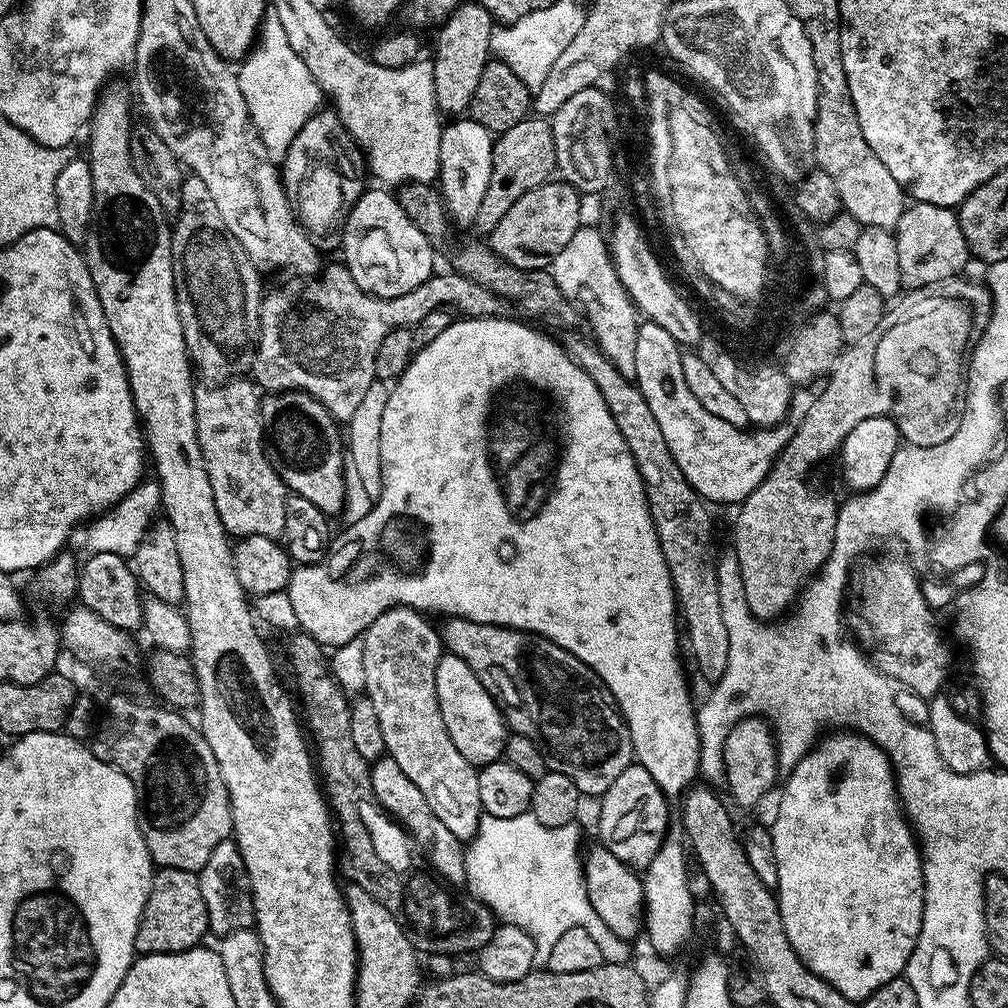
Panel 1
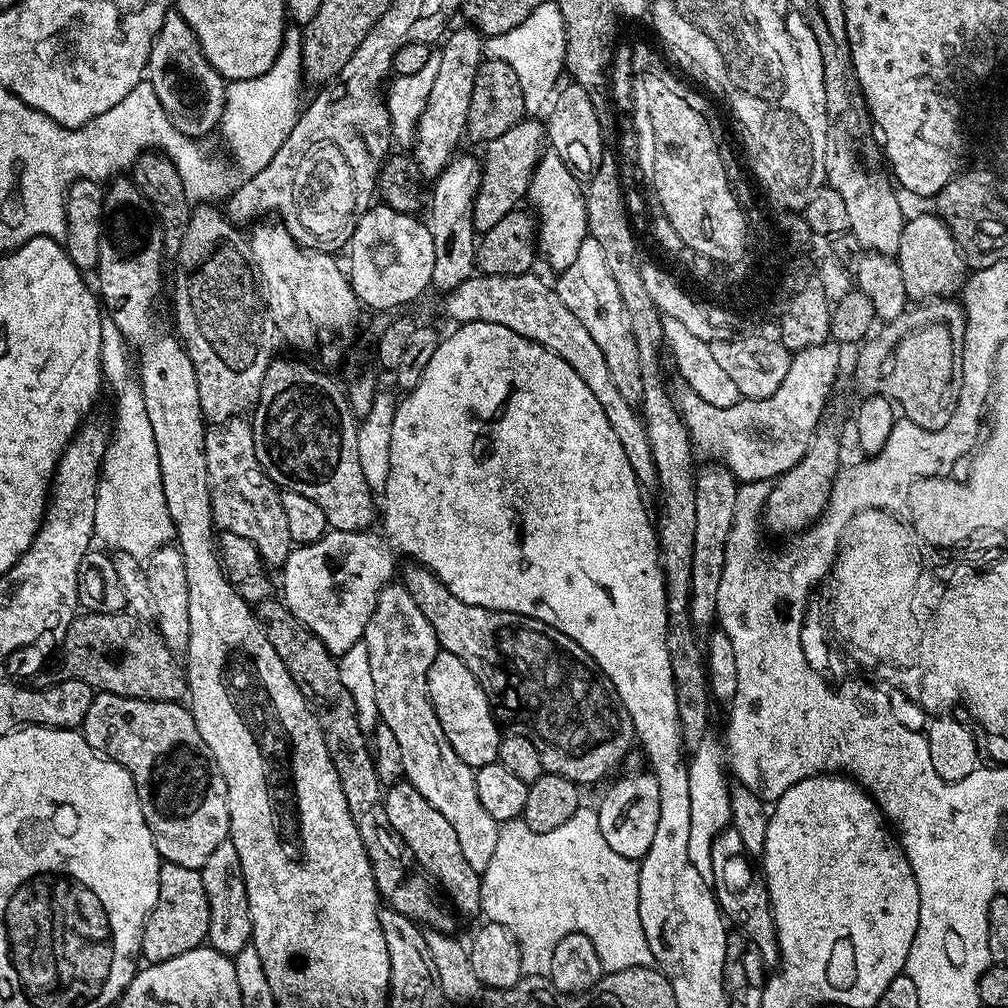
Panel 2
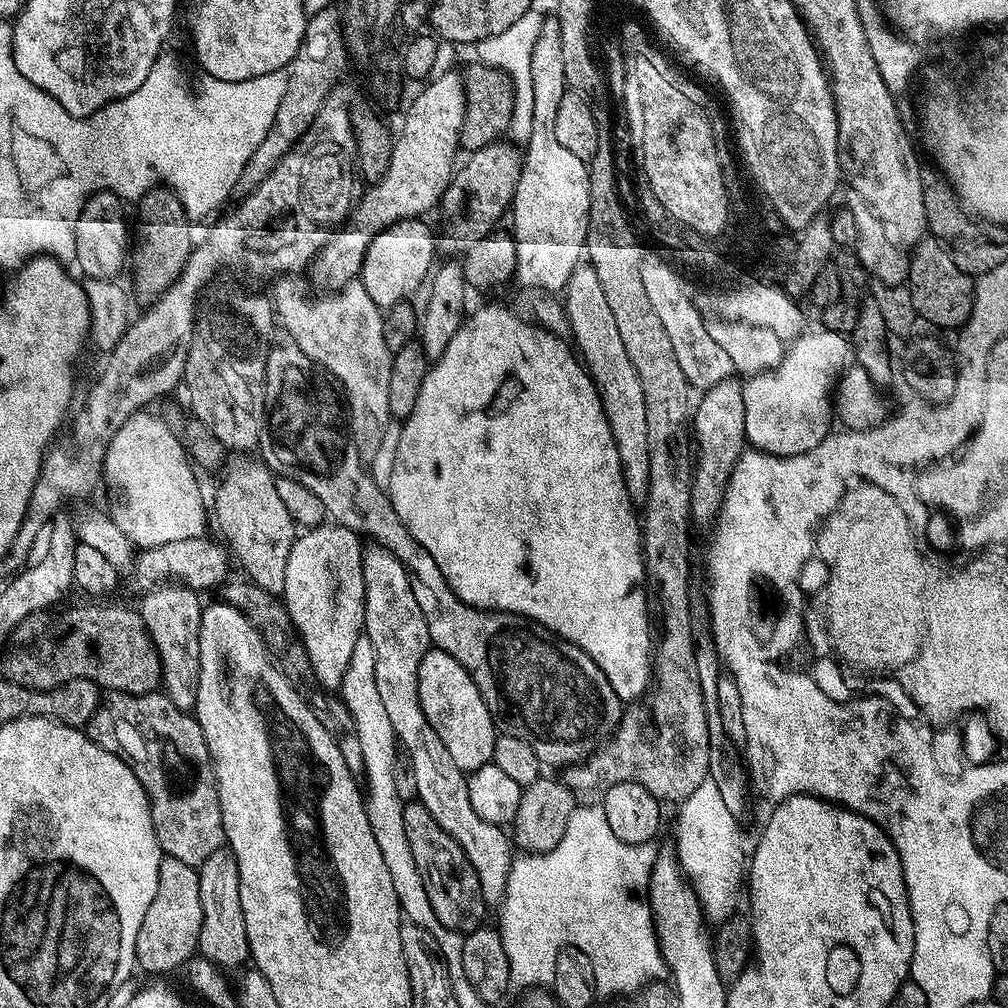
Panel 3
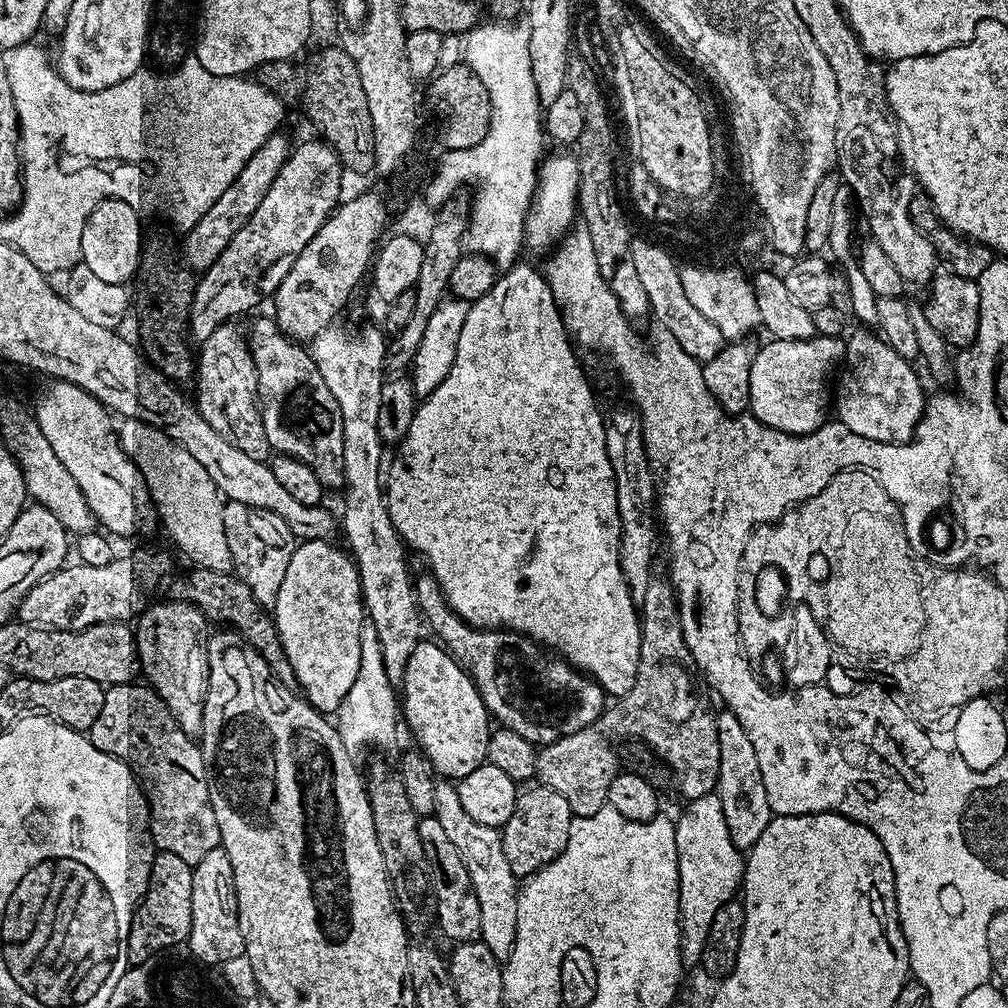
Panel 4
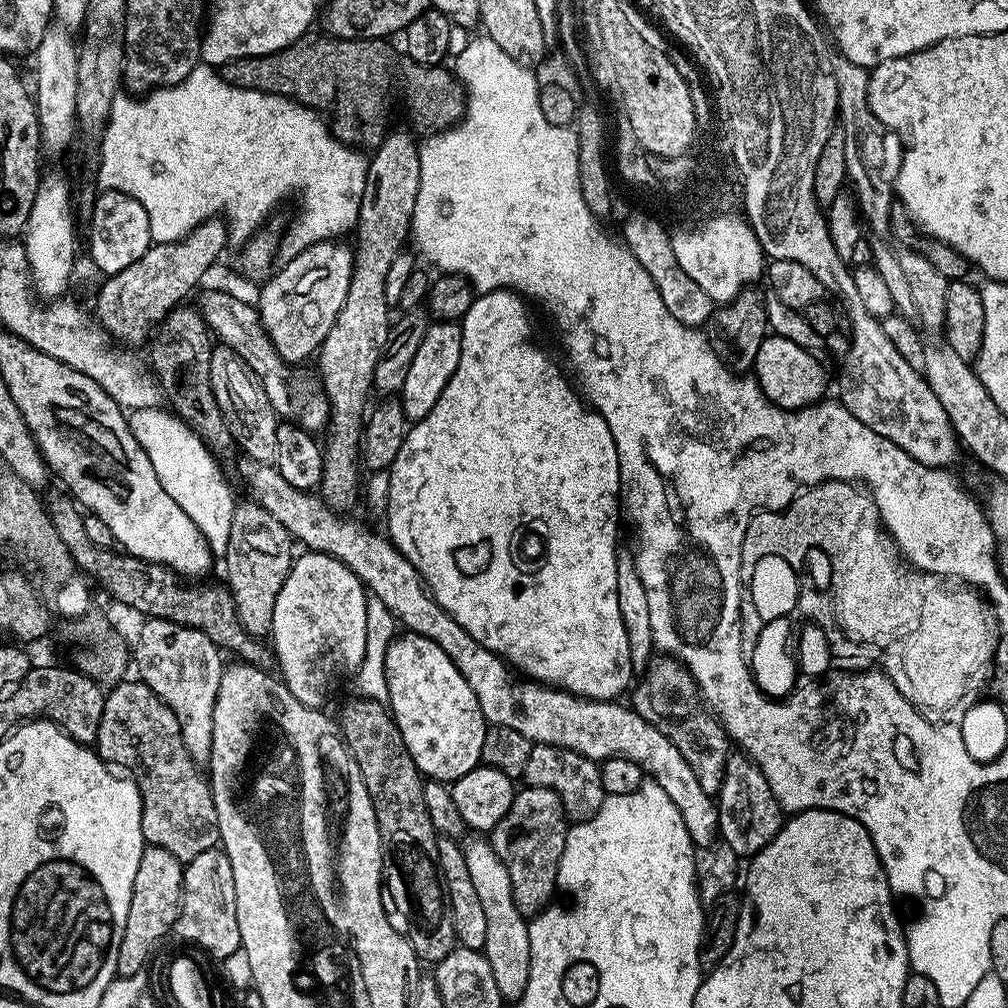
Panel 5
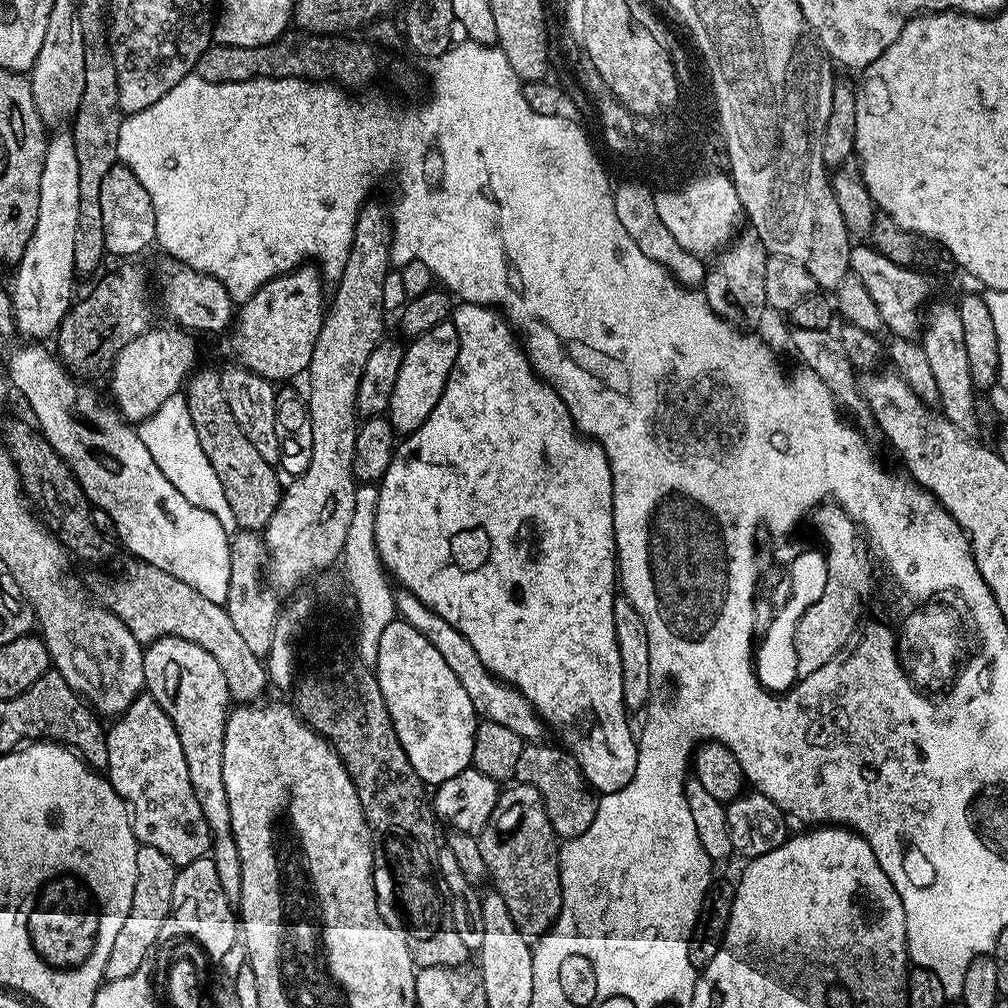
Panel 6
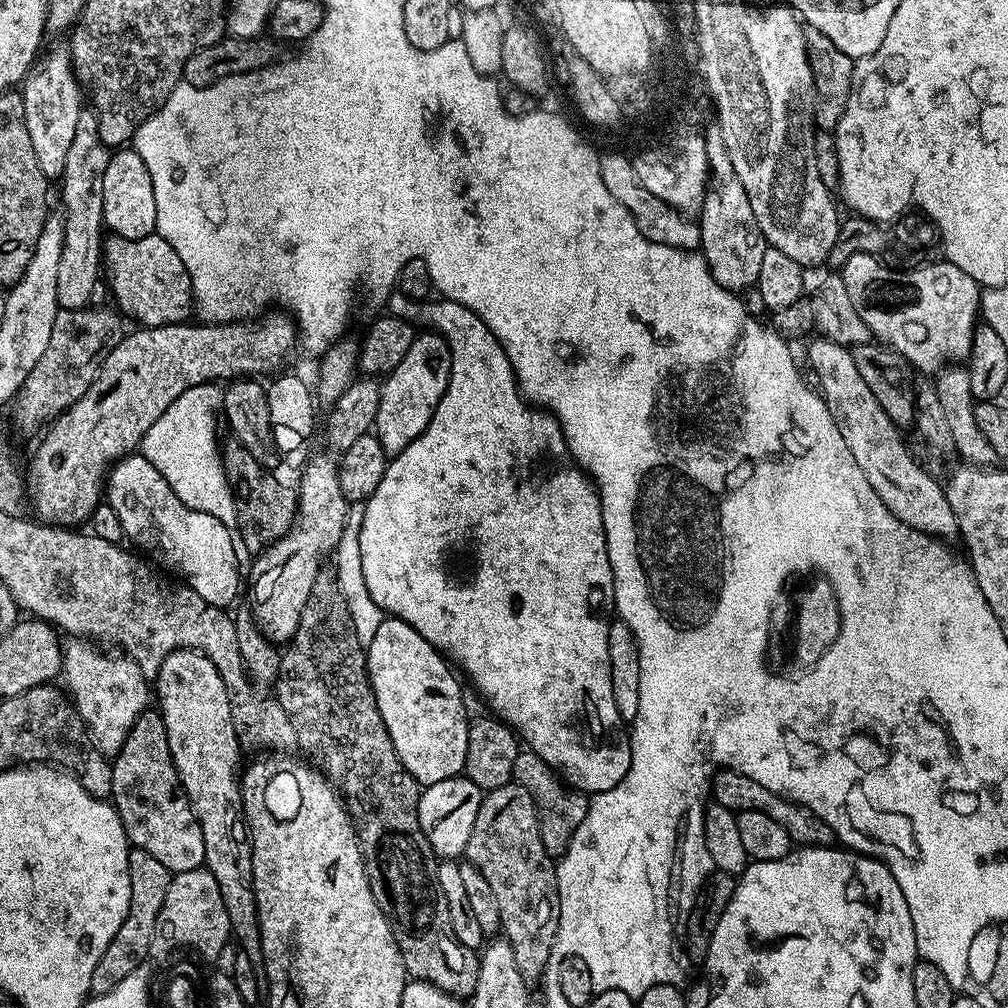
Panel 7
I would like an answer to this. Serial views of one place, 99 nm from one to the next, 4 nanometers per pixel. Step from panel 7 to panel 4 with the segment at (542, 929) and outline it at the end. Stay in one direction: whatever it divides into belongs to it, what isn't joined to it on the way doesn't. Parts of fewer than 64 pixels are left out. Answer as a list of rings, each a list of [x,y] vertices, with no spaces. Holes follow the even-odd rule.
[[[535,787],[529,792],[521,791],[517,795],[514,814],[510,814],[500,832],[502,850],[506,850],[506,862],[510,862],[510,870],[518,878],[532,876],[560,857],[562,850],[566,850],[574,819],[570,802],[566,802],[566,798],[558,794],[558,790]]]

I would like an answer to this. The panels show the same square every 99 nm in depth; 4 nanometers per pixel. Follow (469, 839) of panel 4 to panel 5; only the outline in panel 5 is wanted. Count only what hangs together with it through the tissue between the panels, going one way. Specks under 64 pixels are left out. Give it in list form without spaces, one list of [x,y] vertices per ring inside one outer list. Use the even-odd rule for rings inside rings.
[[[476,838],[463,845],[466,858],[466,870],[470,870],[470,882],[474,882],[474,891],[482,901],[482,910],[486,910],[486,942],[482,949],[484,956],[490,962],[490,970],[494,970],[494,983],[498,986],[500,995],[505,1001],[515,1002],[526,990],[526,982],[530,976],[530,938],[528,937],[529,921],[514,906],[514,890],[510,886],[510,874],[506,874],[506,866],[502,858],[492,849],[491,843],[484,838]]]

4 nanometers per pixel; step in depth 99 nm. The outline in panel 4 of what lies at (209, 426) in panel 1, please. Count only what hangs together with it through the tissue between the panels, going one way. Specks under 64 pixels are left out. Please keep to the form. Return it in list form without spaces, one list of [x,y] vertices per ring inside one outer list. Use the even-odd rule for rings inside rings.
[[[225,503],[222,522],[235,575],[246,582],[246,586],[250,586],[250,594],[258,598],[263,608],[275,609],[278,590],[282,590],[286,566],[290,566],[298,538],[290,530],[290,526],[286,526],[282,518],[278,518],[278,514],[265,508],[251,508],[248,504]]]

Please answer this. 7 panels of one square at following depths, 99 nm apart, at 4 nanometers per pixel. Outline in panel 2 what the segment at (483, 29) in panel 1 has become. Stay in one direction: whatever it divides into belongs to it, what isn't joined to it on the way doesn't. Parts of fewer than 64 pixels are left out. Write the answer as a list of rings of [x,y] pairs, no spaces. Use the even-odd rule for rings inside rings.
[[[463,27],[457,32],[449,31],[443,41],[445,44],[439,49],[442,62],[438,66],[434,86],[430,89],[430,98],[426,98],[426,108],[416,123],[414,149],[416,148],[416,164],[420,167],[421,177],[440,176],[444,167],[457,155],[459,148],[456,147],[468,132],[470,94],[474,94],[474,78],[484,56],[484,40],[475,28]]]

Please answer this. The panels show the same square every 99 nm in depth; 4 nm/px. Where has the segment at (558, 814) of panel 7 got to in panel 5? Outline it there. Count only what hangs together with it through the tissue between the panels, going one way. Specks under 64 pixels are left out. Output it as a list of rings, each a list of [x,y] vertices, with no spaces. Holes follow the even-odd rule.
[[[549,744],[532,746],[523,779],[533,788],[554,790],[554,794],[558,794],[562,802],[565,817],[572,822],[594,818],[594,814],[598,814],[606,795],[602,787],[602,768],[597,761],[588,760],[574,750],[566,750]]]

